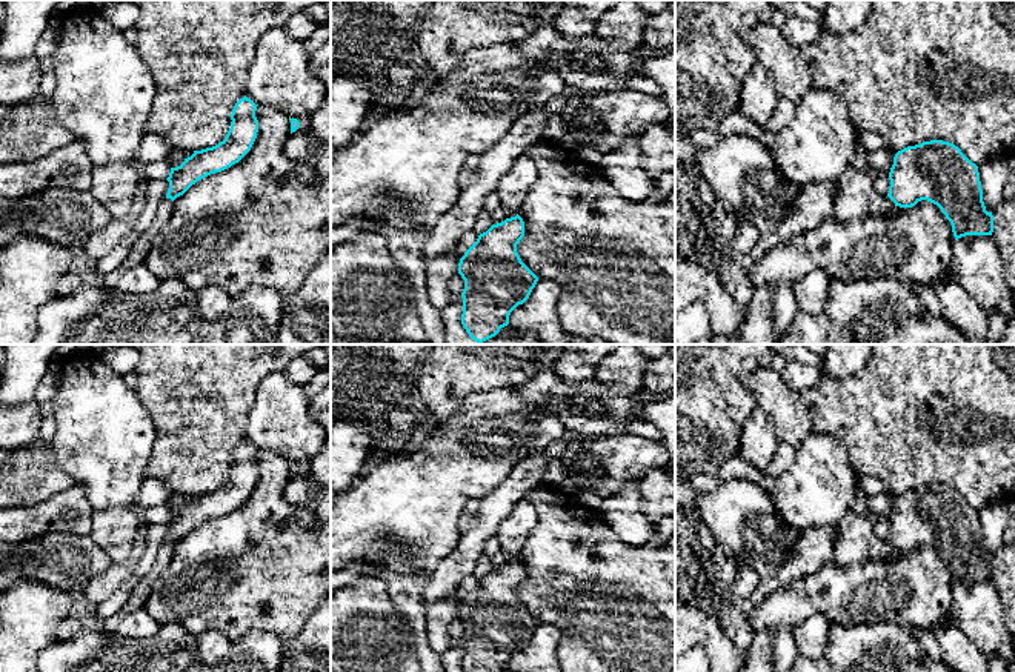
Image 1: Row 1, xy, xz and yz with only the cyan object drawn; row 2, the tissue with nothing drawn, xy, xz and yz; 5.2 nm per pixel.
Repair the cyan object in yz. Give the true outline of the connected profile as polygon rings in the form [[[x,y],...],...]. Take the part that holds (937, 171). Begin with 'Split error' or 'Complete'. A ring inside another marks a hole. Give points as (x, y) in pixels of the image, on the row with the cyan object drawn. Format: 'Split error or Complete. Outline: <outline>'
Complete. Outline: [[[943,140],[923,141],[898,151],[889,172],[887,197],[900,208],[921,200],[937,205],[952,225],[955,240],[966,235],[992,235],[993,215],[986,211],[978,166],[958,146]]]

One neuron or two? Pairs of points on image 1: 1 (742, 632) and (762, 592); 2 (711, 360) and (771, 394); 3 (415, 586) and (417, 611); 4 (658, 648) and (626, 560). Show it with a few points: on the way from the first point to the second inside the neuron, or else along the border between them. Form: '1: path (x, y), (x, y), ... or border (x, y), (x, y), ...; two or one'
1: path (742, 623), (742, 612), (752, 602); one
2: path (726, 365), (751, 386), (755, 386); one
3: path (415, 592), (415, 605); one
4: path (642, 626), (646, 597), (631, 582); one

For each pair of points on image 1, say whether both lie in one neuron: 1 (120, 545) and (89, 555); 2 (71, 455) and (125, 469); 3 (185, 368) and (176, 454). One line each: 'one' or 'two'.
1: two
2: one
3: one

